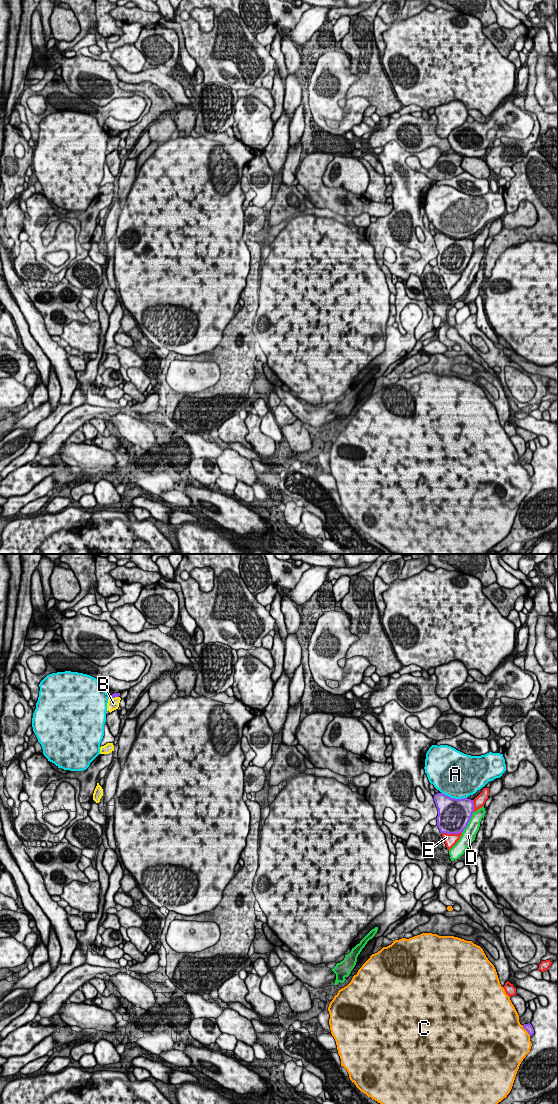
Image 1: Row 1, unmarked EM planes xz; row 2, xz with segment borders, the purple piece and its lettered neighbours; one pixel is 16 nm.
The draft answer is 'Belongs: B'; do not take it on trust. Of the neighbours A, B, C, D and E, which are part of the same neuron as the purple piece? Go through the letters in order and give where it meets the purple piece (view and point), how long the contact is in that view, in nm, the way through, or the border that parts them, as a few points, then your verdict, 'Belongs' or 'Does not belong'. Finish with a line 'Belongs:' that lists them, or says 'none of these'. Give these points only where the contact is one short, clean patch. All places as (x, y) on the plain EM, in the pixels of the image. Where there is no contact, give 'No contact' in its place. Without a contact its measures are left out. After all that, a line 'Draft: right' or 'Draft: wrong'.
A: Touches purple at xz (454, 238). Shared border 420 nm. Does not belong
B: Touches purple at xz (114, 137). Shared border 140 nm. Boundary: xz (110, 136), (118, 137). Does not belong
C: Touches purple at xz (525, 469). Shared border 220 nm. Does not belong
D: Touches purple at xz (468, 262). Shared border 400 nm. Does not belong
E: Touches purple at xz (451, 273). Shared border 320 nm. Does not belong
Belongs: none of these
Draft: wrong

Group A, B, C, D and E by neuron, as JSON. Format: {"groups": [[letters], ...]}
{"groups": [["A"], ["B"], ["C"], ["D"], ["E"]]}

